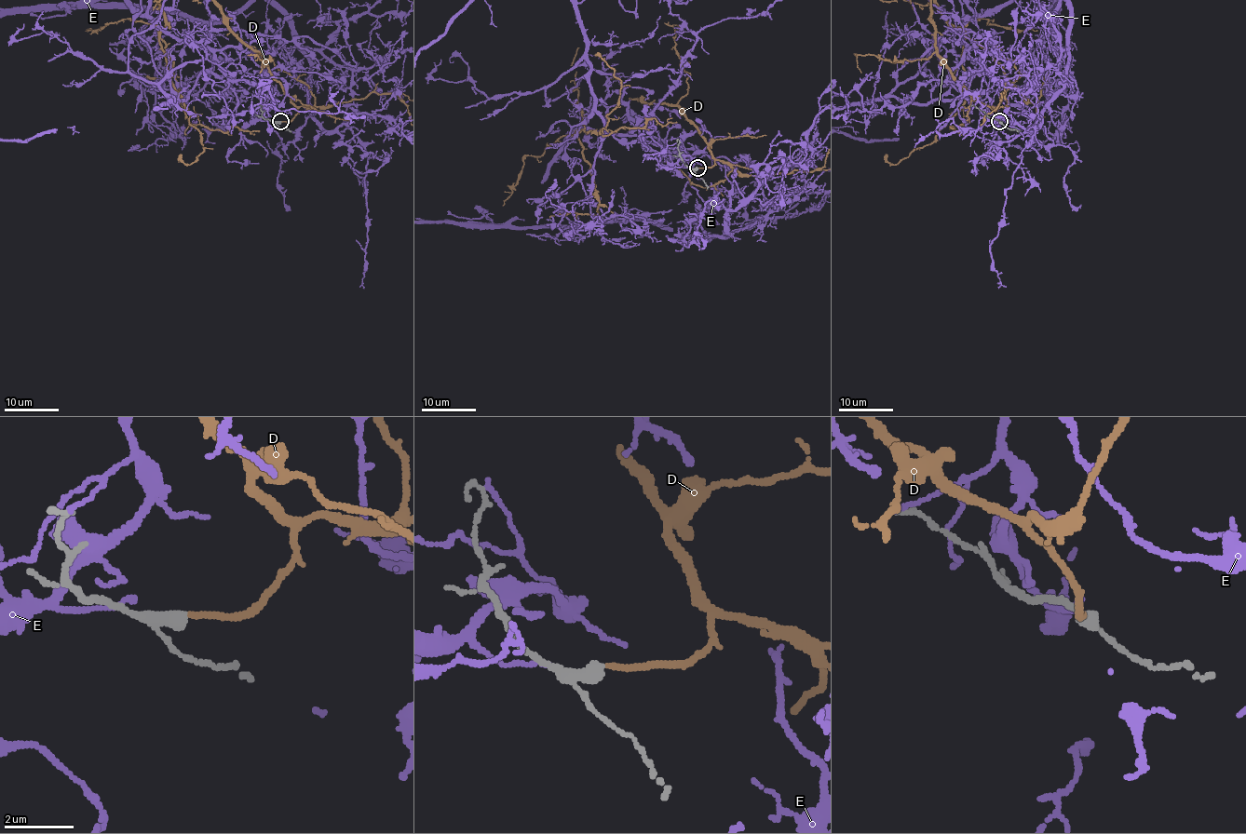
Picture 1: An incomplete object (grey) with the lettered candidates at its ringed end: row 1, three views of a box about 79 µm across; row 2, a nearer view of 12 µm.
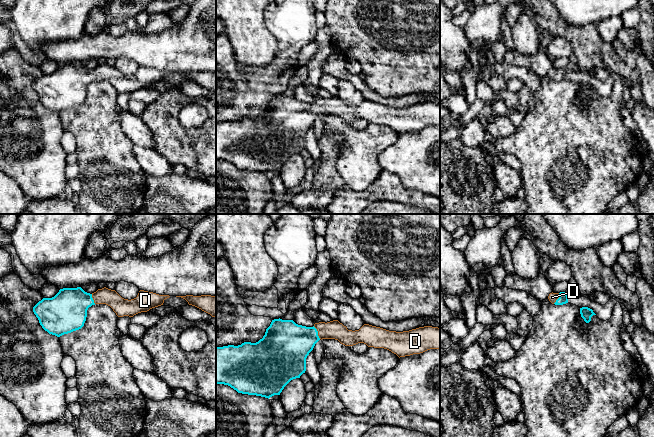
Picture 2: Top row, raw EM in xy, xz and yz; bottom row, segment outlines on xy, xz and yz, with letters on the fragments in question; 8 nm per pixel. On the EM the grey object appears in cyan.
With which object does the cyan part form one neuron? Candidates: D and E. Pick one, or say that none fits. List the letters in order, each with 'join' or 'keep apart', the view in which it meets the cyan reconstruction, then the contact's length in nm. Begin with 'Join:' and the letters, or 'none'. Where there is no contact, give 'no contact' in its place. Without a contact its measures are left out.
Join: D
D: join; contact in xz; length 120 nm
E: keep apart; no contact

